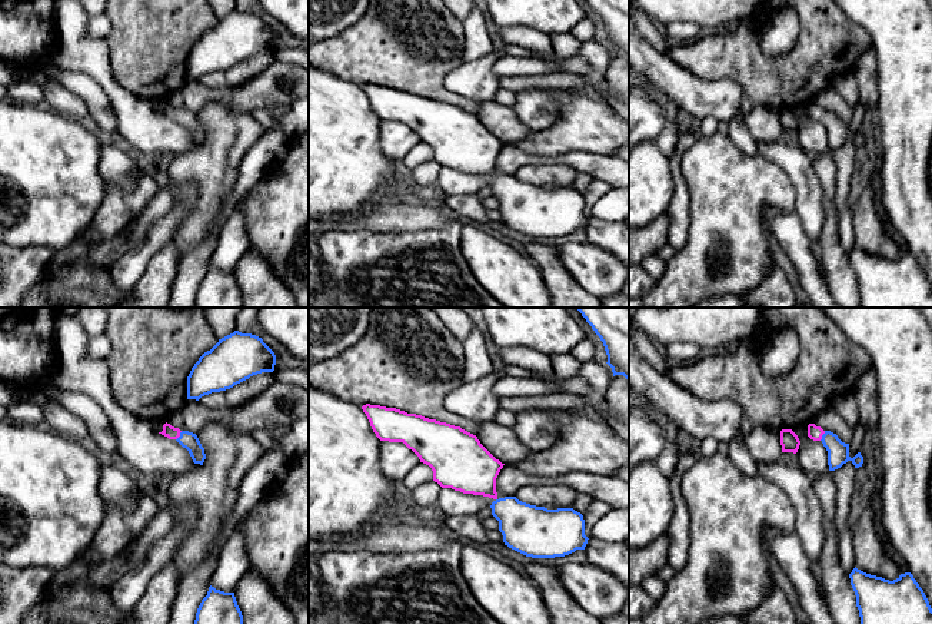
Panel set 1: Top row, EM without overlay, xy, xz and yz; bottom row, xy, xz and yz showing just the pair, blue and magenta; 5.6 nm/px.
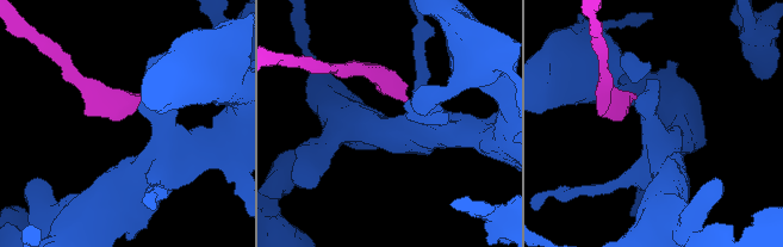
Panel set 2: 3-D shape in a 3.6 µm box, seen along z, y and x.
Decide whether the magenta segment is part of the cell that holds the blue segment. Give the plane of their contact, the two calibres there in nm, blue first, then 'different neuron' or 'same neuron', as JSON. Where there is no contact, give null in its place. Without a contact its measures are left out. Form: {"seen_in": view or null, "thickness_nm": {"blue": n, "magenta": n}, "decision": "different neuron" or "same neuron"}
{"seen_in": "yz", "thickness_nm": {"blue": 130, "magenta": 80}, "decision": "same neuron"}

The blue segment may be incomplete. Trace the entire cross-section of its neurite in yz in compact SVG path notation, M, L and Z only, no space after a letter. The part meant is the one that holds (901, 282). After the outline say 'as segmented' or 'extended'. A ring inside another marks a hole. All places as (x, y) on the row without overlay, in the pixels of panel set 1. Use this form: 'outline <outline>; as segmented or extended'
outline M855 246L849 258L861 308L932 308L932 288L911 252L889 260Z; as segmented

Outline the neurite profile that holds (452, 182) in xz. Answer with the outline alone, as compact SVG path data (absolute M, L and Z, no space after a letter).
M440 167L436 185L446 196L476 195L482 187L496 180L483 175L463 173L452 167Z

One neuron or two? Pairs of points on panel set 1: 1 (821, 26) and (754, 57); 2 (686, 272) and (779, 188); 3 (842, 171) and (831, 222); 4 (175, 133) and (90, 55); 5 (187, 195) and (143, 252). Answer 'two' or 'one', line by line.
1: one
2: one
3: two
4: one
5: one

